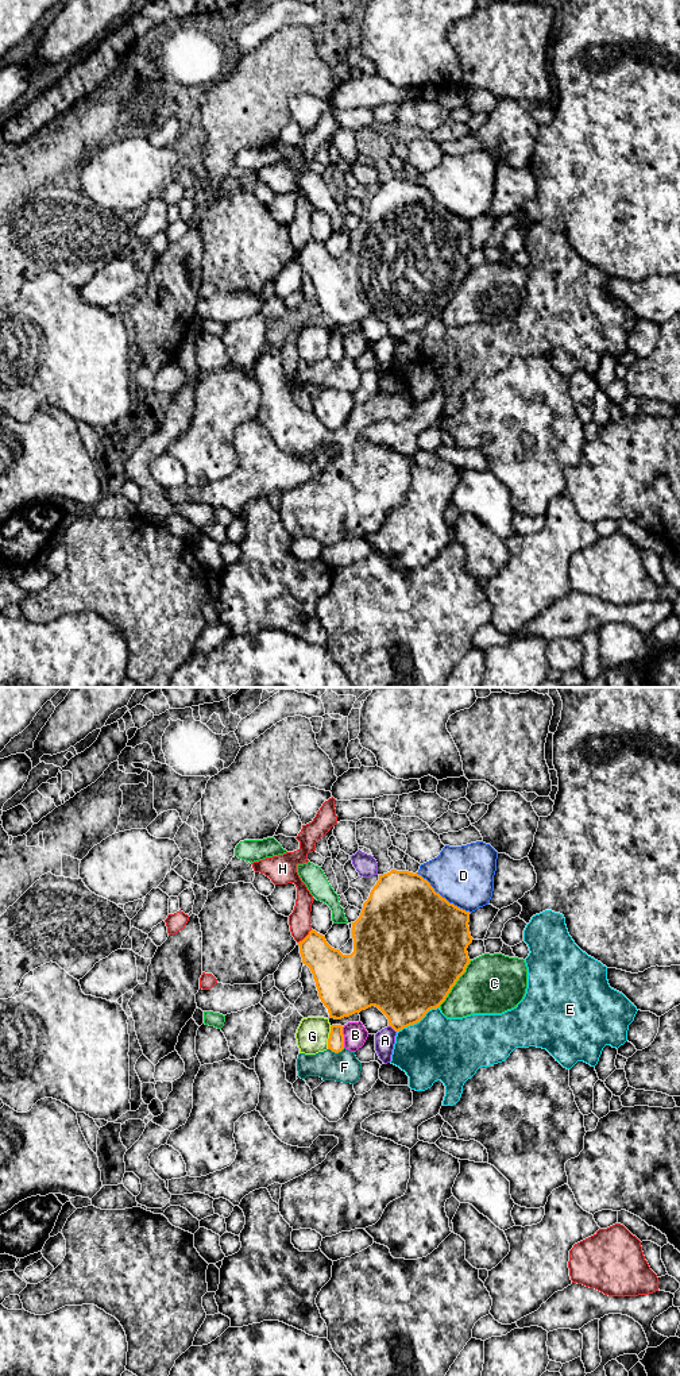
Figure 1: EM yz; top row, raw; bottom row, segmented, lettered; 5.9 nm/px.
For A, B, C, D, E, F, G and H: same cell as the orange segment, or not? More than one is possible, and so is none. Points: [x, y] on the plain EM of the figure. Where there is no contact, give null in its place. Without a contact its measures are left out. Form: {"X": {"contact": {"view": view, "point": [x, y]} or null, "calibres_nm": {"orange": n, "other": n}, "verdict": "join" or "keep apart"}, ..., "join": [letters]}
{"A": {"contact": {"view": "yz", "point": [393, 336]}, "calibres_nm": {"orange": 400, "other": 120}, "verdict": "keep apart"}, "B": {"contact": {"view": "yz", "point": [343, 346]}, "calibres_nm": {"orange": 100, "other": 140}, "verdict": "keep apart"}, "C": {"contact": {"view": "yz", "point": [455, 292]}, "calibres_nm": {"orange": 500, "other": 360}, "verdict": "keep apart"}, "D": {"contact": {"view": "yz", "point": [441, 205]}, "calibres_nm": {"orange": 500, "other": 360}, "verdict": "keep apart"}, "E": {"contact": {"view": "yz", "point": [417, 330]}, "calibres_nm": {"orange": 440, "other": 380}, "verdict": "keep apart"}, "F": {"contact": {"view": "yz", "point": [336, 361]}, "calibres_nm": {"orange": 100, "other": 180}, "verdict": "keep apart"}, "G": {"contact": {"view": "yz", "point": [329, 346]}, "calibres_nm": {"orange": 100, "other": 190}, "verdict": "keep apart"}, "H": {"contact": {"view": "yz", "point": [306, 245]}, "calibres_nm": {"orange": 220, "other": 130}, "verdict": "keep apart"}, "join": []}

